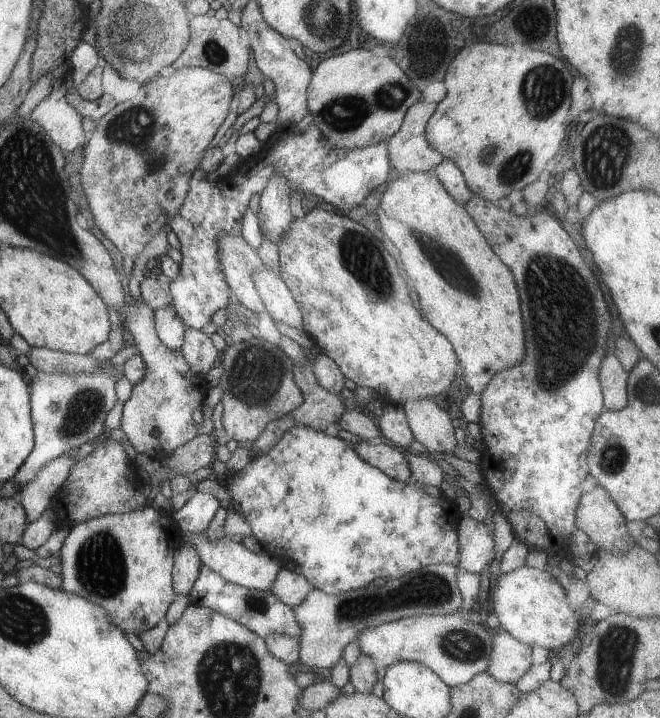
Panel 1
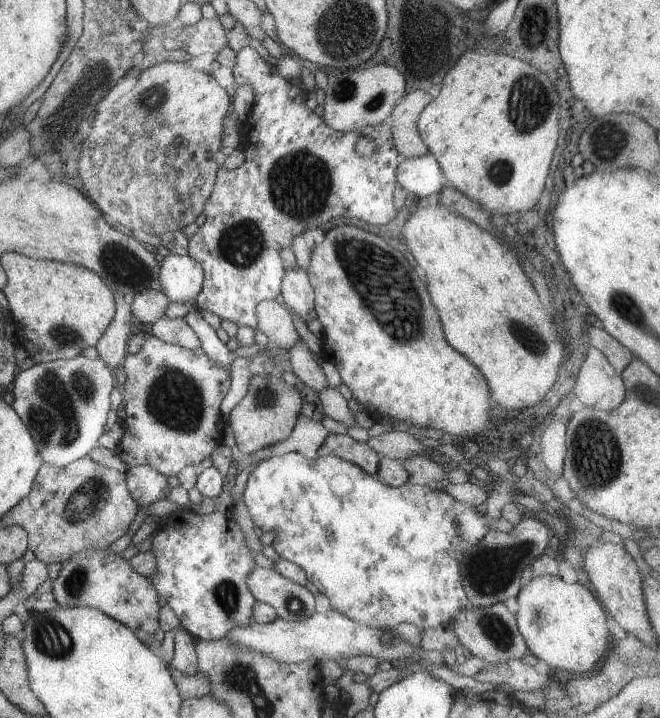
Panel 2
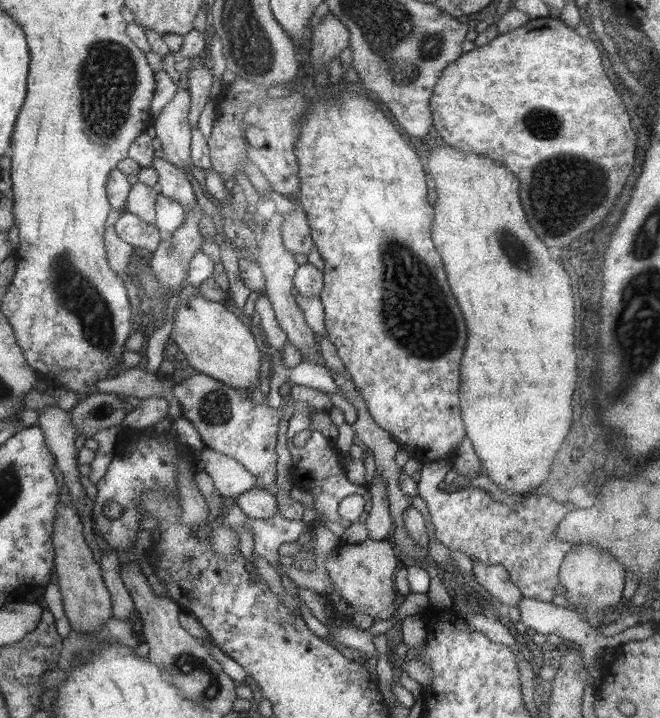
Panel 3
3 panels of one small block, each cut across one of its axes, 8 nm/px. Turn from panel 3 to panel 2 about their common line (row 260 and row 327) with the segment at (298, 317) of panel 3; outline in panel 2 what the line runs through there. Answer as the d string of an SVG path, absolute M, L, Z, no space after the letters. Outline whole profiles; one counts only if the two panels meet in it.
M263 300L256 305L257 329L270 340L271 346L290 350L299 340L290 311L275 300Z

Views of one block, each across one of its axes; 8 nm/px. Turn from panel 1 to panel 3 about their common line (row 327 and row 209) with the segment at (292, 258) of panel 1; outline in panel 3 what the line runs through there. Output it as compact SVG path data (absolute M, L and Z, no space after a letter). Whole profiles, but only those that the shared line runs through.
M340 87L330 93L319 93L317 98L310 100L310 109L302 117L300 135L295 144L295 156L299 163L299 174L302 184L300 193L294 198L302 206L307 214L308 224L312 232L312 240L318 247L318 252L324 260L324 288L319 295L325 308L325 329L327 336L336 346L342 364L351 376L356 388L360 390L368 412L377 425L388 431L399 444L400 449L406 450L412 458L416 458L422 465L431 463L433 460L444 459L450 452L458 452L458 445L466 437L466 428L460 412L459 392L460 360L466 348L466 324L462 318L462 312L456 304L456 298L450 292L450 286L446 282L446 272L440 254L436 252L432 238L430 238L430 226L434 220L434 210L426 196L428 196L428 181L423 160L418 160L416 152L408 146L390 119L378 108L373 100L365 94L346 91L342 94L344 87Z

